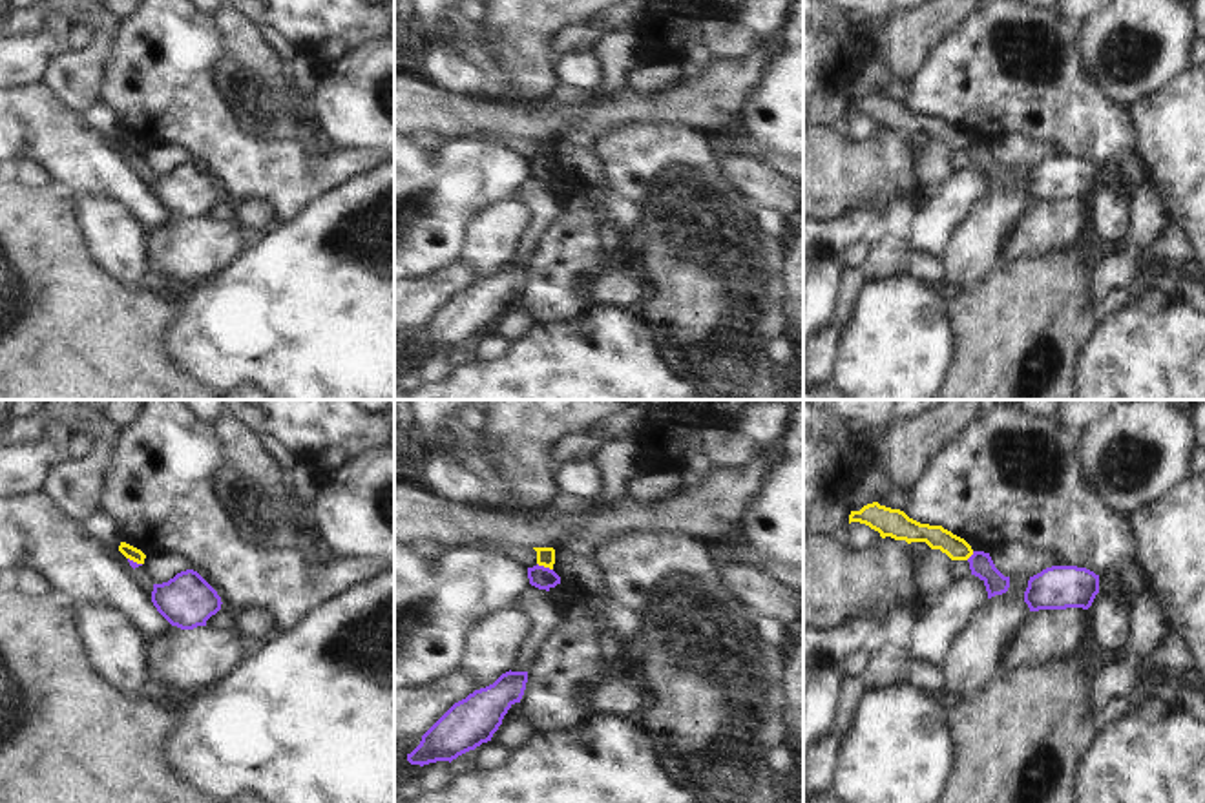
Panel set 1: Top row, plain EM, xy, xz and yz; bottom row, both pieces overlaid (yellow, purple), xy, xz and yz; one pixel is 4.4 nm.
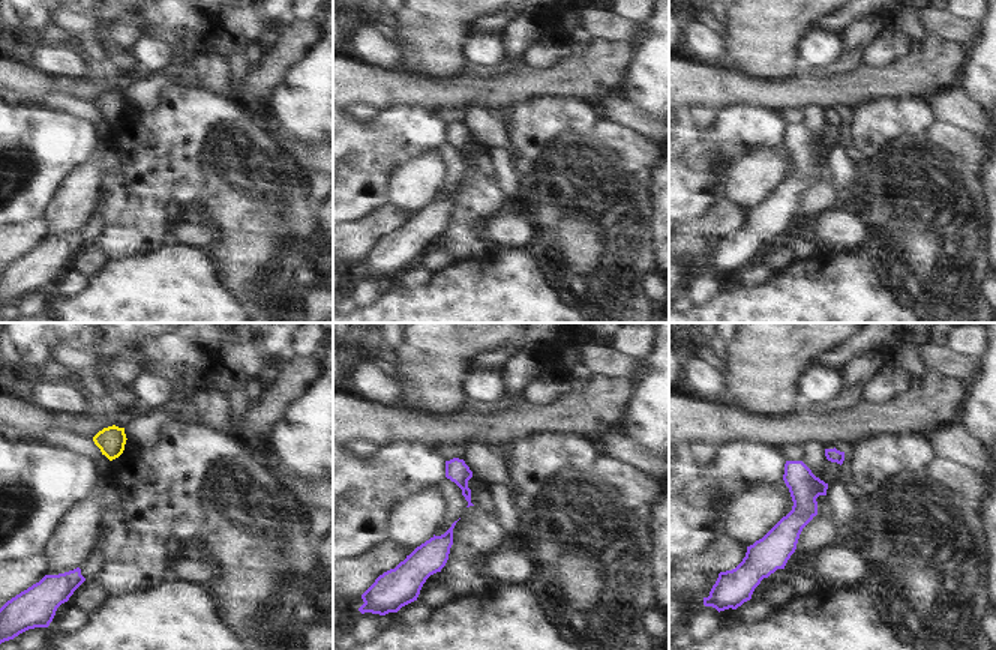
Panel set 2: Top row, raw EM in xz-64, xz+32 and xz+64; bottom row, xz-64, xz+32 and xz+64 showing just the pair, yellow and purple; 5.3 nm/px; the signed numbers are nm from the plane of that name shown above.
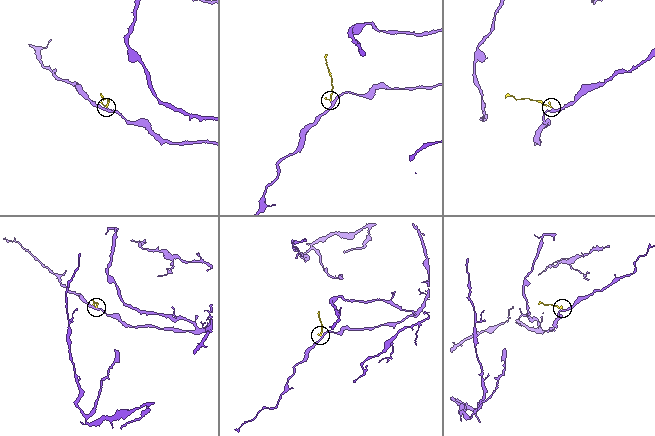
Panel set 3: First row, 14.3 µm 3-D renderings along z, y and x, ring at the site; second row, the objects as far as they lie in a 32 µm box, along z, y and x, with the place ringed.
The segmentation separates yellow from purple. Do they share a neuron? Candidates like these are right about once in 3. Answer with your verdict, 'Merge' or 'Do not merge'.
Do not merge.

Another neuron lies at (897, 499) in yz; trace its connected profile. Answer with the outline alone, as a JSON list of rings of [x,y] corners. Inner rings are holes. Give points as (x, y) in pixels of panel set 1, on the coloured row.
[[[891,489],[889,495],[878,496],[876,502],[880,506],[891,507],[891,509],[900,509],[906,511],[909,498],[913,491],[902,491],[902,489]]]

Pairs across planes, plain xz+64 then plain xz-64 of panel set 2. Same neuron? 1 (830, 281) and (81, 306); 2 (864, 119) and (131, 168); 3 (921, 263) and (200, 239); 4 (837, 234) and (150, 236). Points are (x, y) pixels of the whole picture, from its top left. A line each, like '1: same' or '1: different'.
1: same
2: same
3: different
4: different

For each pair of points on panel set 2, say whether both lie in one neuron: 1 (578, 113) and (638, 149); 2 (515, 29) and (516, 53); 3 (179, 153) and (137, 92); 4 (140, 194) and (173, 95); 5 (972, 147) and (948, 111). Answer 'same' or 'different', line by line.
1: different
2: same
3: different
4: same
5: different

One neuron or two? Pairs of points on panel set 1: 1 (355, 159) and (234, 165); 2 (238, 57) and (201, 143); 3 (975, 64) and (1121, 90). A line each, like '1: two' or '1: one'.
1: two
2: two
3: two

